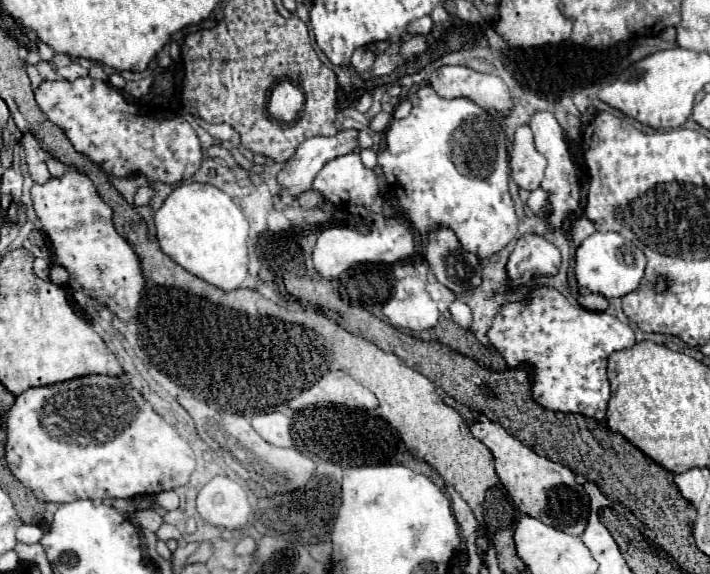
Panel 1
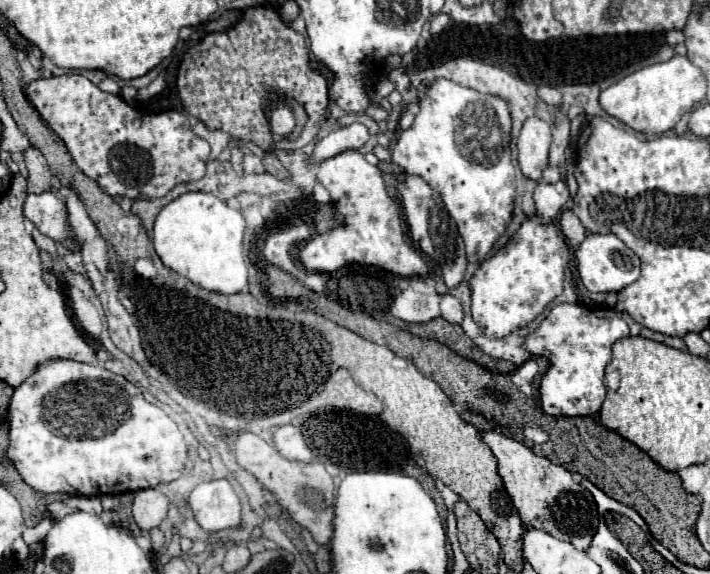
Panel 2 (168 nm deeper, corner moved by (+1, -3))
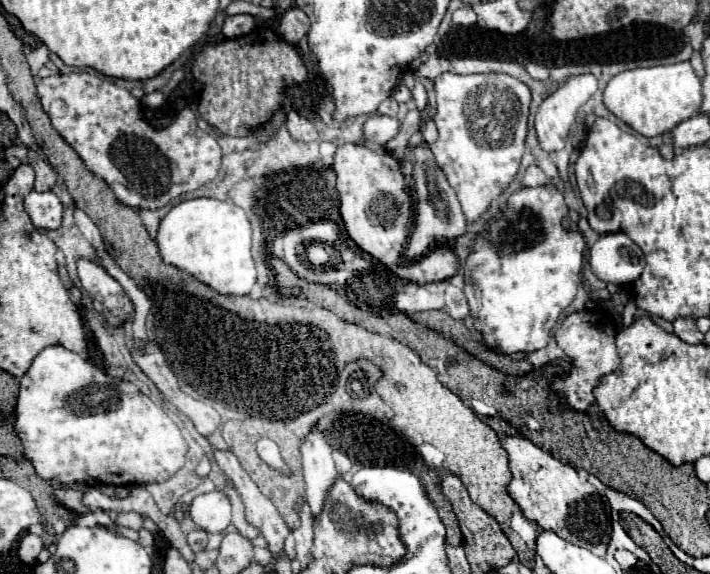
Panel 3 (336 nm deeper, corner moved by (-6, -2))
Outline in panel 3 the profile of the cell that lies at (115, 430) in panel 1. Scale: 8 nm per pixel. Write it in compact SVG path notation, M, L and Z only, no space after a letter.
M47 347L33 359L33 365L21 377L15 415L15 431L23 443L23 455L45 481L59 481L63 485L87 483L91 487L147 485L171 479L185 465L187 443L177 423L159 405L131 381L109 377L101 367L83 359L83 355L63 347Z

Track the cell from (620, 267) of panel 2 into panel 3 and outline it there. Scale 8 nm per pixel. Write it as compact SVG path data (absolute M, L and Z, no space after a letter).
M607 233L591 247L591 269L597 279L615 285L627 285L639 279L645 257L643 251L625 233Z

